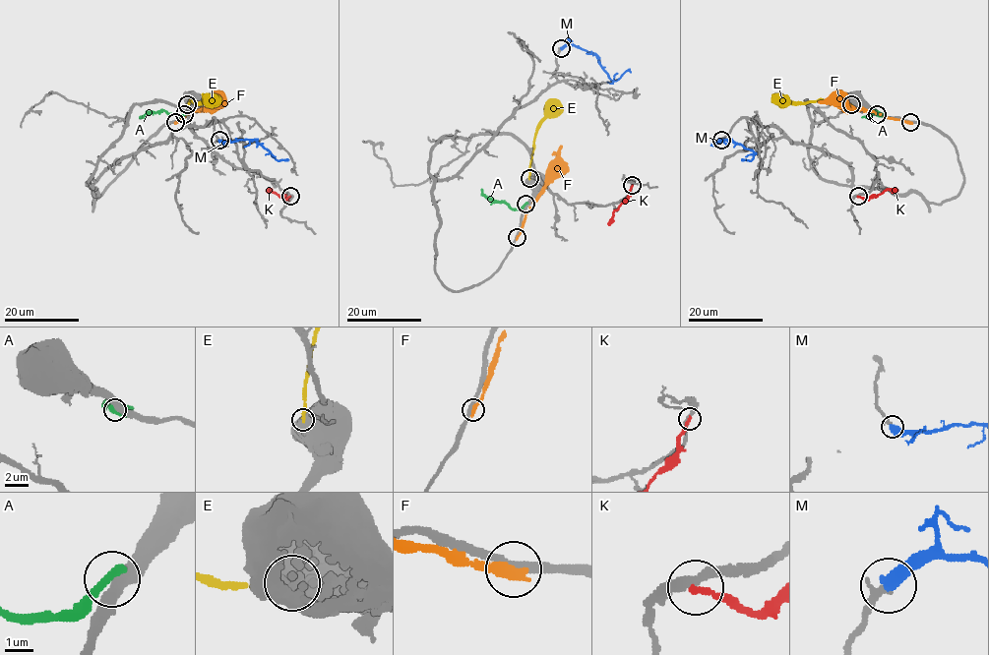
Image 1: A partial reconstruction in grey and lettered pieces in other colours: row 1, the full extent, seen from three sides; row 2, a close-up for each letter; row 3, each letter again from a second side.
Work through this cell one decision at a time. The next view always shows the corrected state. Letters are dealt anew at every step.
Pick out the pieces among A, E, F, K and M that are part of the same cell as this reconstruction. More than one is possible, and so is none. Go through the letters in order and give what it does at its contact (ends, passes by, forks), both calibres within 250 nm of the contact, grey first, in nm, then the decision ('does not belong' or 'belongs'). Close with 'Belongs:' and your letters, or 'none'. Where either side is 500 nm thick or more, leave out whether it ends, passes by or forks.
A: it ends there; 400 nm thick on the grey side, 420 nm on the other; does not belong
E: 650 nm thick on the grey side, 260 nm on the other; does not belong
F: it ends there; 280 nm thick on the grey side, 380 nm on the other; does not belong
K: it ends there; 300 nm thick on the grey side, 200 nm on the other; does not belong
M: 300 nm thick on the grey side, 550 nm on the other; belongs
Belongs: M

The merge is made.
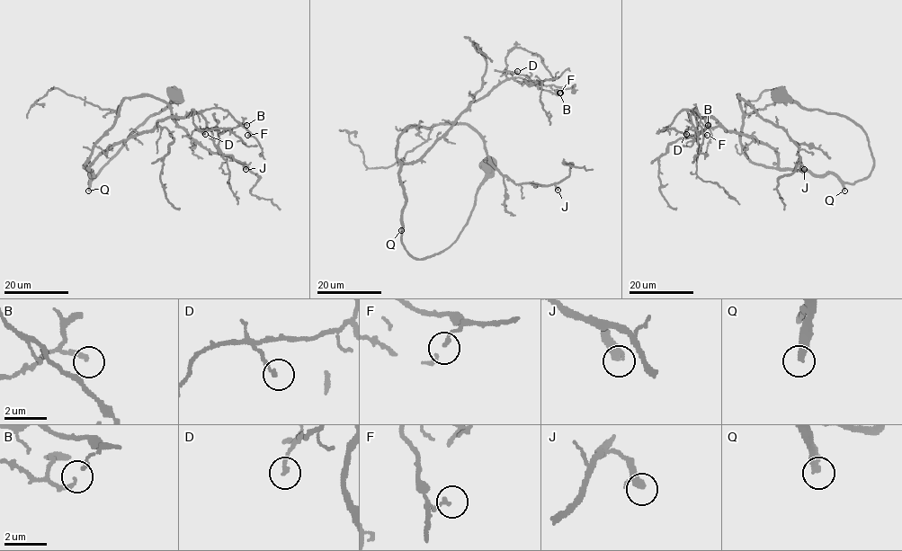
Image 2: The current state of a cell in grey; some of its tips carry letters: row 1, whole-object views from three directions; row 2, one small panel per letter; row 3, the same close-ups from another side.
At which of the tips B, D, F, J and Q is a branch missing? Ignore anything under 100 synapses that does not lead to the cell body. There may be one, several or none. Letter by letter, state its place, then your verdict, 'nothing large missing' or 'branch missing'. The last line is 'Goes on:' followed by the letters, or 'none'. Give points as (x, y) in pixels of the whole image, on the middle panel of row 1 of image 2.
B: place (559, 93); nothing large missing
D: place (517, 71); nothing large missing
F: place (560, 93); nothing large missing
J: place (558, 190); nothing large missing
Q: place (401, 230); branch missing
Goes on: Q

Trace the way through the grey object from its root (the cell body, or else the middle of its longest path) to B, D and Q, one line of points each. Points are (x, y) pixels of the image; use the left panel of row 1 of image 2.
B: (175, 95), (89, 183), (86, 169), (100, 155), (159, 120), (200, 113), (216, 146), (218, 133), (246, 125)
D: (175, 95), (89, 183), (86, 169), (100, 155), (159, 120), (197, 112), (218, 144), (217, 129), (205, 134)
Q: (175, 95), (159, 113), (152, 115), (129, 137), (119, 152), (89, 182), (88, 191)

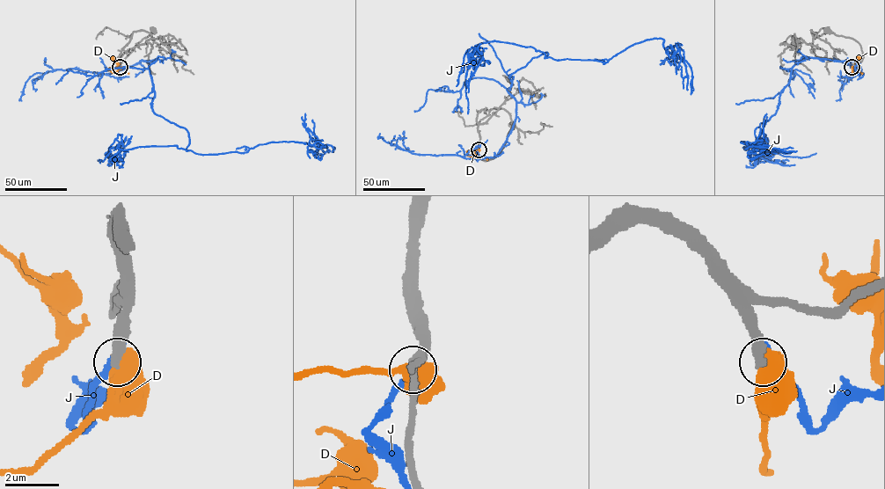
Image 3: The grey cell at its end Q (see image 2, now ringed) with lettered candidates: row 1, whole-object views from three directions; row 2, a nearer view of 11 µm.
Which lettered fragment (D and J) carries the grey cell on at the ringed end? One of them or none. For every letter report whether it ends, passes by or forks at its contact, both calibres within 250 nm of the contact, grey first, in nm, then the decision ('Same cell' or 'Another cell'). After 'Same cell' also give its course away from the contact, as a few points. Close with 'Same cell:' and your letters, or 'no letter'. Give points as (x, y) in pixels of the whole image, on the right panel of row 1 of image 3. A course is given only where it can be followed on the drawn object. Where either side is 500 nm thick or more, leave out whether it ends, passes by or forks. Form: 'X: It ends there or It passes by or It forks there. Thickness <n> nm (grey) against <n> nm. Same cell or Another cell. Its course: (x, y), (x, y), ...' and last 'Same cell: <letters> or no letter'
D: Thickness 380 nm (grey) against 800 nm. Another cell
J: It ends there. Thickness 420 nm (grey) against 240 nm. Another cell
Same cell: no letter

